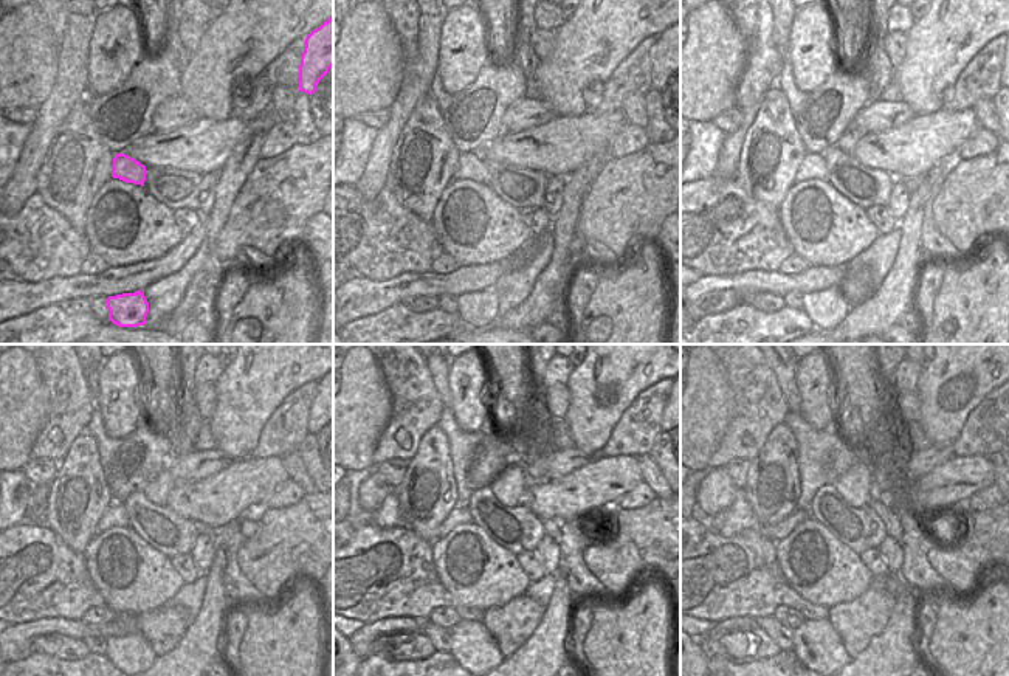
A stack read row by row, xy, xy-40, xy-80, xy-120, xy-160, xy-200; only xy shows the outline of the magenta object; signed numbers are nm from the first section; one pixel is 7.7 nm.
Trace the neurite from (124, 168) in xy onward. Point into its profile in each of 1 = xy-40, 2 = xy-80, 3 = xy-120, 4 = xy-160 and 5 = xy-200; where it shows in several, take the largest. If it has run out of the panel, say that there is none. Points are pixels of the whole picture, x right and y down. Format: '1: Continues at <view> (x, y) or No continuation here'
1: Continues at xy-40 (471, 165)
2: Continues at xy-80 (812, 166)
3: Continues at xy-120 (115, 515)
4: Continues at xy-160 (459, 515)
5: Continues at xy-200 (783, 529).

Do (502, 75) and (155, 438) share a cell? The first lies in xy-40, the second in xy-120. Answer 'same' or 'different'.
same

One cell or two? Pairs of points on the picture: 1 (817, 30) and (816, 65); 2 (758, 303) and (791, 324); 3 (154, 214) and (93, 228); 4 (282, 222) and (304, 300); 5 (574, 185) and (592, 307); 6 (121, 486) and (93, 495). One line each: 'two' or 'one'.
1: one
2: two
3: one
4: two
5: two
6: two

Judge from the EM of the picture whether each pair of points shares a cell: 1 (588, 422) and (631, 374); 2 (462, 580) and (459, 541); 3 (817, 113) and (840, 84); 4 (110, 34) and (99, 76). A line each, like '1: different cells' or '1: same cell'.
1: same cell
2: same cell
3: same cell
4: same cell

